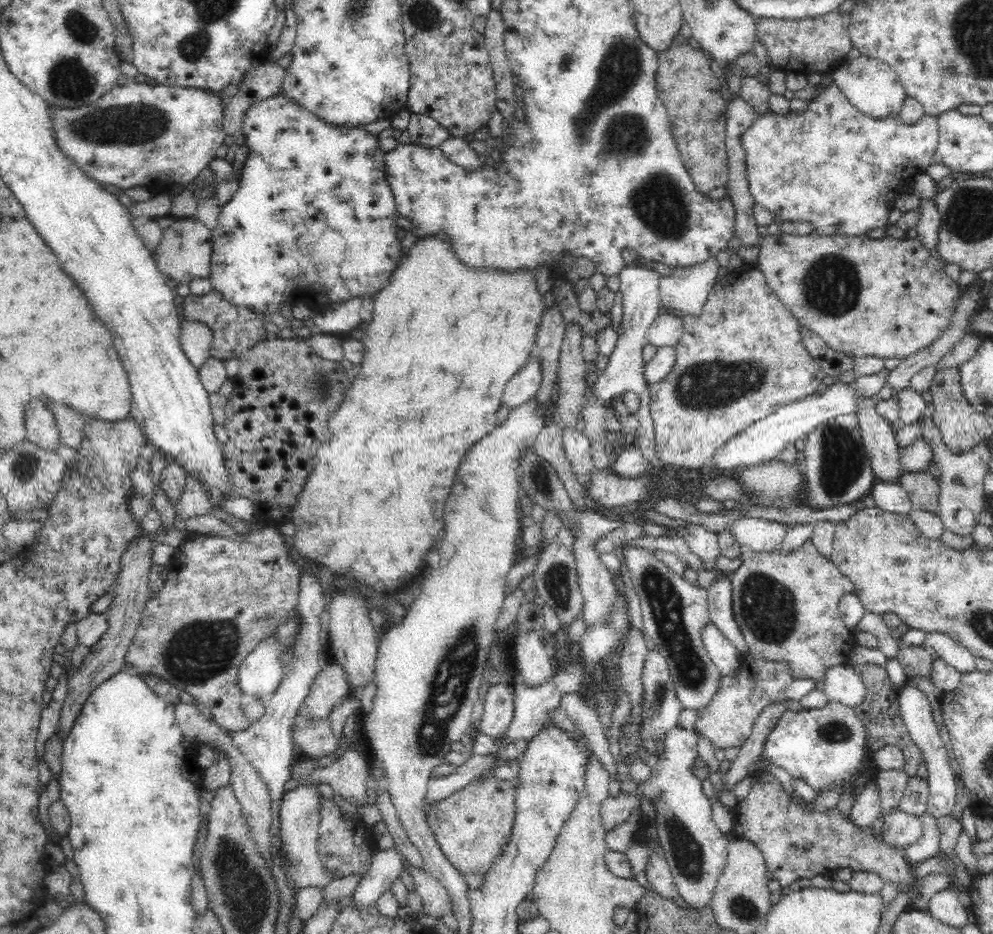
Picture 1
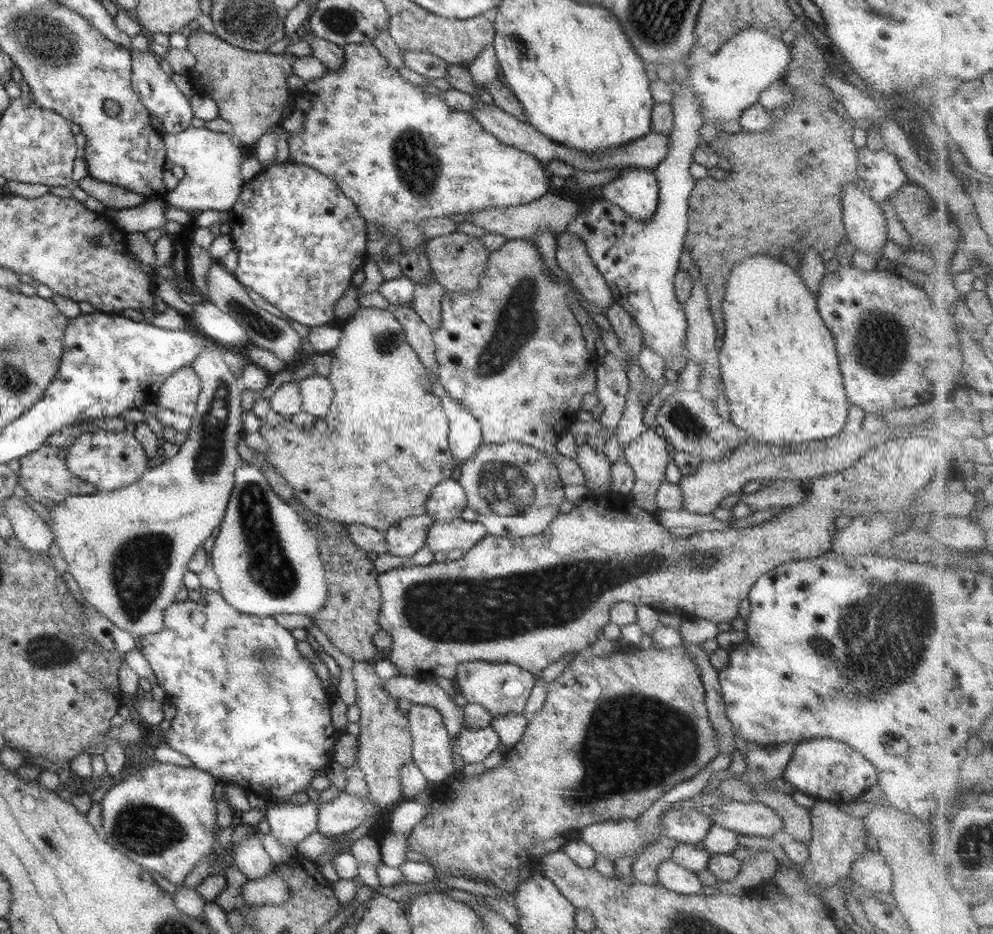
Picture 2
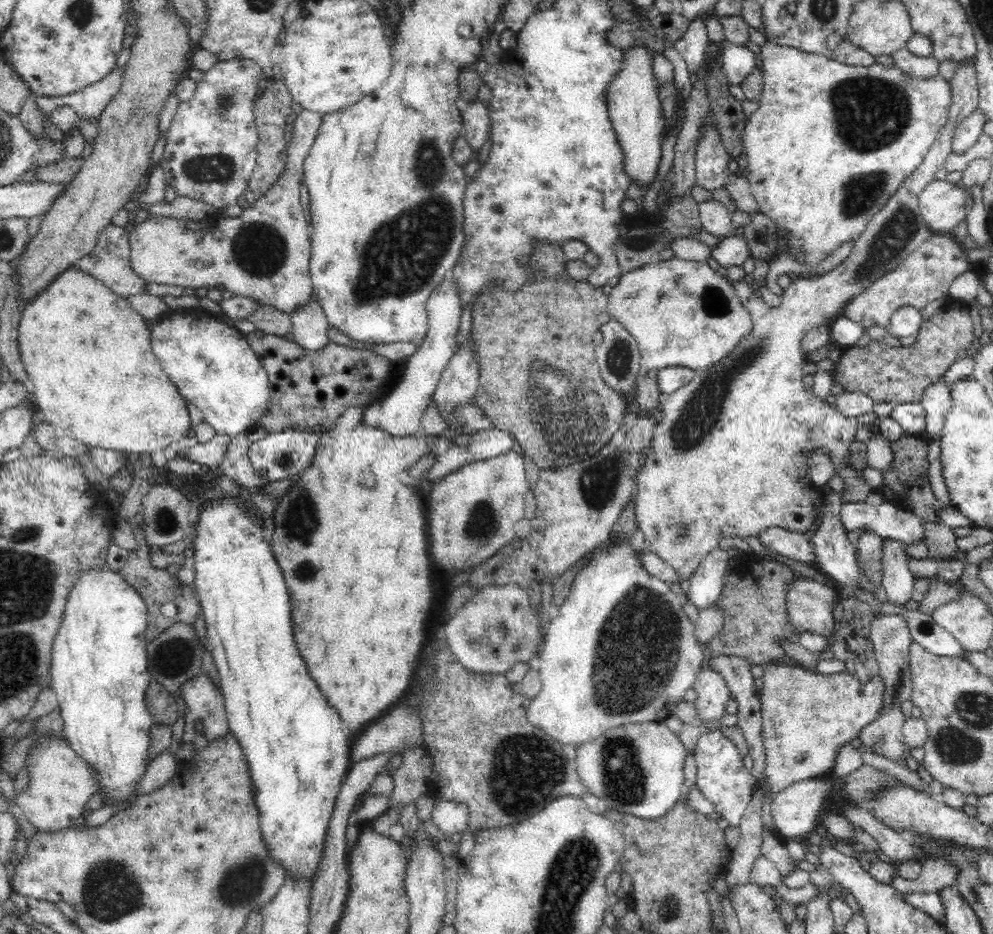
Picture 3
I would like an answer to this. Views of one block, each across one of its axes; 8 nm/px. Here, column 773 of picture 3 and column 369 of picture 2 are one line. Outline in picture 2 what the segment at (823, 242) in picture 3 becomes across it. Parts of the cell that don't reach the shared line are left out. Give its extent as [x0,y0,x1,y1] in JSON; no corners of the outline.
[287,42,553,249]

